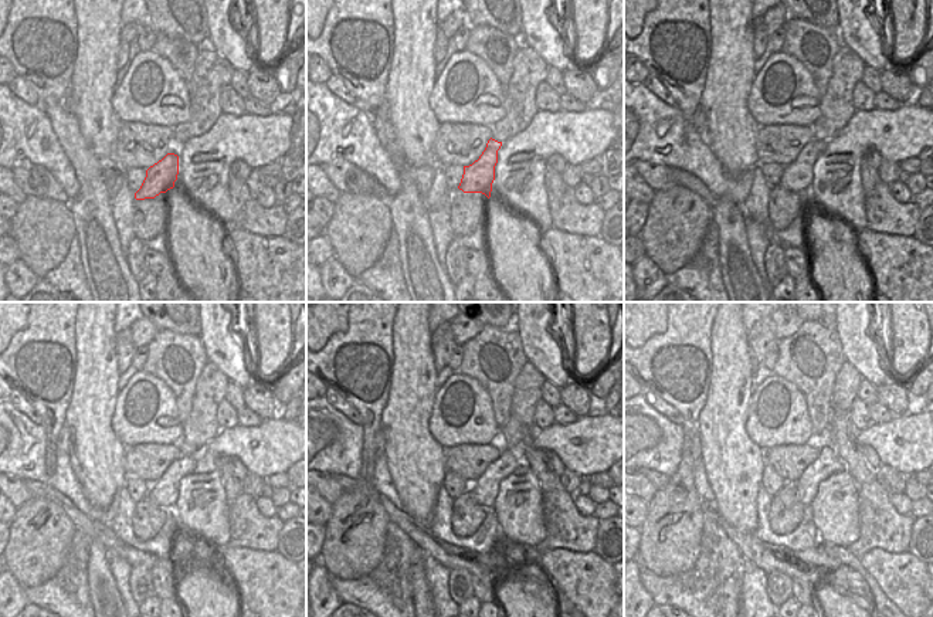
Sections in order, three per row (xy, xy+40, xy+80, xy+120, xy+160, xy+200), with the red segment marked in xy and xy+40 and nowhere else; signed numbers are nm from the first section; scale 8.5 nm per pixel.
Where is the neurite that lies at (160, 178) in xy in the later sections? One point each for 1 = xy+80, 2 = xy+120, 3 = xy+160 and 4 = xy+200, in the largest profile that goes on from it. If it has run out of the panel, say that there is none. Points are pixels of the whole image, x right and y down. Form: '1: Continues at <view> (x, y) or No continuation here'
1: Continues at xy+80 (797, 176)
2: Continues at xy+120 (165, 492)
3: Continues at xy+160 (485, 488)
4: Continues at xy+200 (828, 461).

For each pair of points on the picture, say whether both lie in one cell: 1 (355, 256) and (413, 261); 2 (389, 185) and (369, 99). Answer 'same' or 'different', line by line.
1: different
2: different

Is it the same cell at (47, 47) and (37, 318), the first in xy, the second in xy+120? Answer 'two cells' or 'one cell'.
one cell

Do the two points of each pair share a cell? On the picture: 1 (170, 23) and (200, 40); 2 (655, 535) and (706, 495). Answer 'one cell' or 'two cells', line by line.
1: one cell
2: two cells

